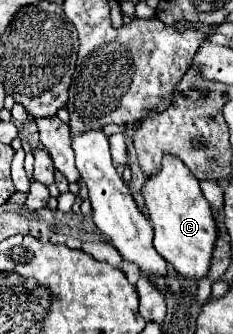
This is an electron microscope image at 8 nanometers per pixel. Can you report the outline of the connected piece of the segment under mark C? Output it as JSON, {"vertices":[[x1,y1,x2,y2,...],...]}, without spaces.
{"vertices":[[166,153,162,165,142,185,144,213,154,227,156,251,186,279,202,279,208,273,210,257,216,245,216,227,210,211,210,203,200,191,198,179,192,177,190,169]]}

